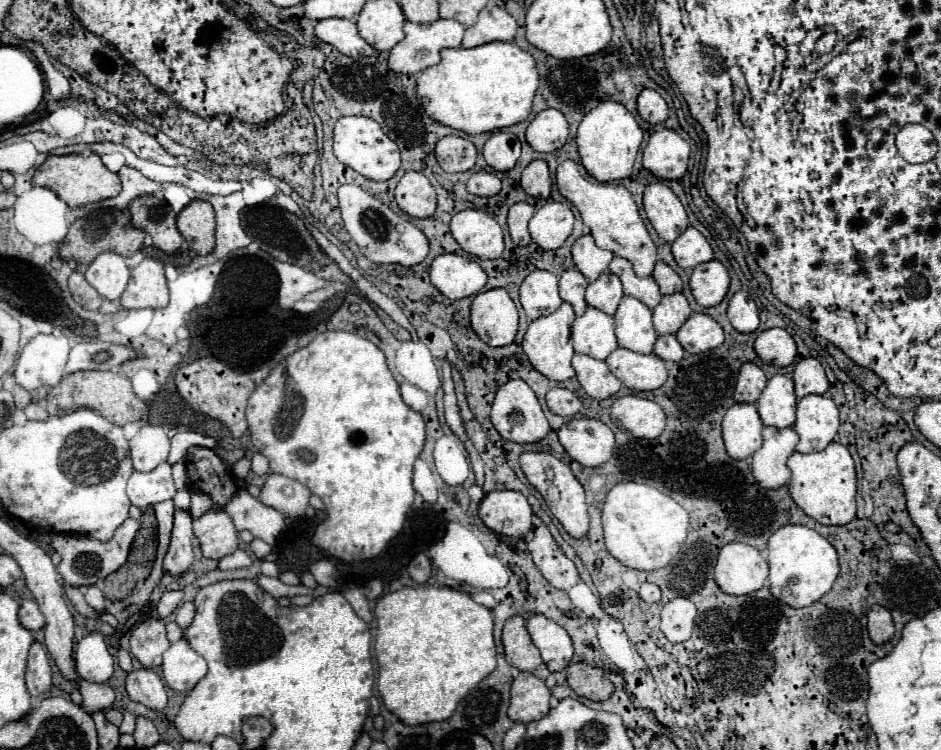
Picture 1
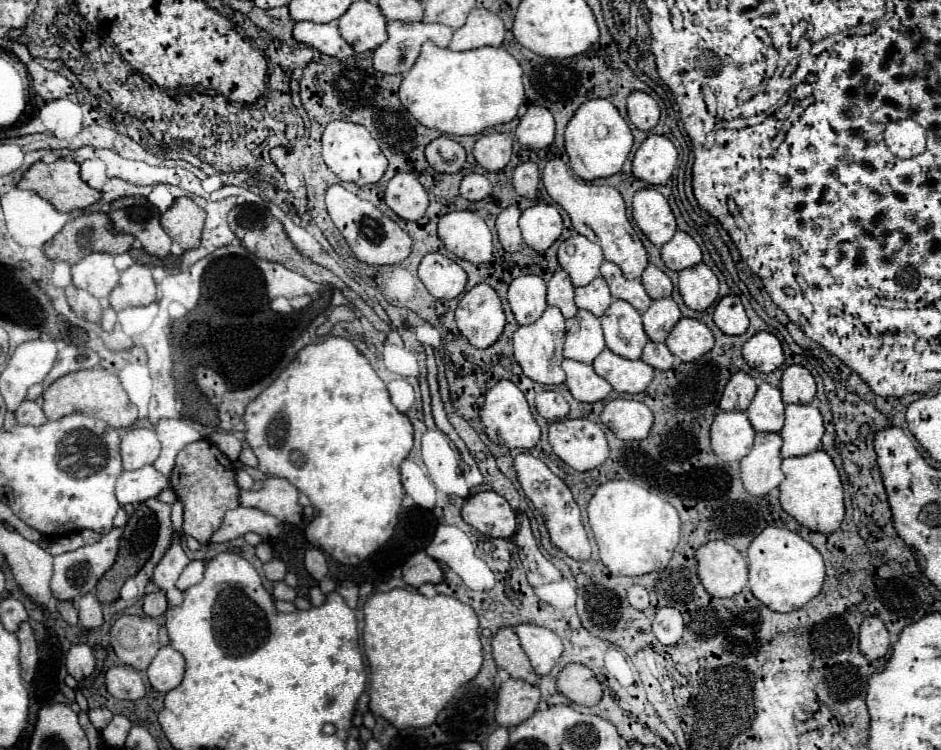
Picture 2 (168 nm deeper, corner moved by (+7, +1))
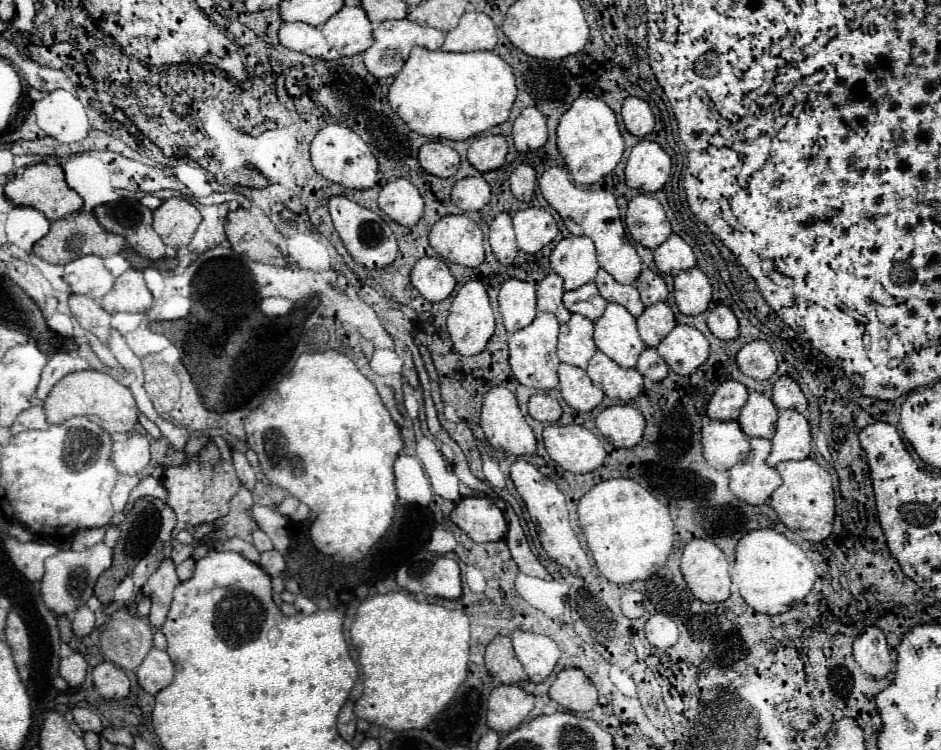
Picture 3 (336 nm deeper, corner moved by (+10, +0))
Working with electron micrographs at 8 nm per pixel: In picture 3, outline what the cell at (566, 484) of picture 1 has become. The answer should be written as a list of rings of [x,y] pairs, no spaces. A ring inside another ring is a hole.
[[[518,458],[514,464],[512,464],[512,470],[510,470],[510,476],[512,476],[512,482],[518,490],[518,494],[522,496],[528,512],[530,512],[531,519],[536,523],[539,540],[544,550],[548,552],[548,556],[552,560],[556,560],[558,564],[566,566],[574,576],[588,576],[590,570],[592,570],[592,564],[586,556],[586,552],[582,550],[572,526],[570,526],[570,520],[568,520],[568,506],[566,506],[566,500],[564,500],[564,494],[556,488],[556,484],[552,480],[548,480],[546,476],[540,474],[540,470],[528,462],[524,462],[522,458]]]

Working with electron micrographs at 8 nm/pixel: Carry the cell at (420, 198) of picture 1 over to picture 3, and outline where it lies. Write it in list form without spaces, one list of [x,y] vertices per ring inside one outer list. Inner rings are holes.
[[[396,178],[382,186],[378,206],[388,218],[402,226],[414,226],[424,212],[424,200],[418,188],[406,178]]]

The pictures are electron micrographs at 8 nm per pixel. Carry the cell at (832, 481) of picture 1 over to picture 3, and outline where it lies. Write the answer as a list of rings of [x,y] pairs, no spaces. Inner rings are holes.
[[[812,458],[798,462],[780,462],[776,470],[782,476],[782,484],[770,496],[770,504],[776,510],[780,522],[794,530],[800,538],[810,542],[822,542],[832,532],[834,522],[834,486],[830,474],[818,466]]]

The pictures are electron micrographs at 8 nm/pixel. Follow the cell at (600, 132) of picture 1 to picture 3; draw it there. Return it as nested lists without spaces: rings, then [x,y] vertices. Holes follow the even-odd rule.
[[[576,98],[572,106],[562,114],[556,136],[558,150],[570,168],[572,180],[584,186],[590,186],[608,176],[618,166],[624,152],[624,138],[620,134],[616,116],[606,106],[606,102],[598,98]]]

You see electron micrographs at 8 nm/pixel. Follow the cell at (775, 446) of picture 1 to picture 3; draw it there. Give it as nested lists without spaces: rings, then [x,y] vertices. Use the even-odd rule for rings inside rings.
[[[752,438],[746,458],[730,468],[730,490],[738,500],[764,504],[770,494],[782,484],[776,468],[770,468],[766,464],[770,450],[770,440]]]

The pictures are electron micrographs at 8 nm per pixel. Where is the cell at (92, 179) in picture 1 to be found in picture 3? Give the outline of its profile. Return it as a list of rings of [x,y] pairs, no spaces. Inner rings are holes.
[[[42,162],[42,164],[28,166],[22,176],[16,176],[4,184],[4,194],[8,196],[8,200],[12,200],[18,206],[30,206],[30,208],[40,210],[52,222],[64,218],[66,214],[74,214],[82,208],[82,198],[74,190],[68,188],[68,184],[64,180],[64,170],[58,164],[50,166],[50,164]]]

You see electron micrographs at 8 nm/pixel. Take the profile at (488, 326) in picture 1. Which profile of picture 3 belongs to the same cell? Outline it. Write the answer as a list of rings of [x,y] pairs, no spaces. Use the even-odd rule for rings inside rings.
[[[470,280],[458,290],[448,314],[448,332],[454,342],[454,348],[464,356],[474,356],[486,348],[486,342],[494,334],[494,312],[482,281]]]

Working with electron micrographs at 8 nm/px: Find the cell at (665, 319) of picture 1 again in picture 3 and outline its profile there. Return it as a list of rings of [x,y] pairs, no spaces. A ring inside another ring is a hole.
[[[666,302],[650,304],[640,316],[638,316],[638,332],[646,346],[656,348],[666,334],[672,332],[676,326],[674,314]]]

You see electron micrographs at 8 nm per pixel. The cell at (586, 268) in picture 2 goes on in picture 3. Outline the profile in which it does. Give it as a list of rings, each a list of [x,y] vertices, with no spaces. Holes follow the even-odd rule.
[[[566,236],[562,238],[552,254],[550,266],[564,280],[564,290],[576,290],[594,280],[598,272],[594,242],[586,236]]]

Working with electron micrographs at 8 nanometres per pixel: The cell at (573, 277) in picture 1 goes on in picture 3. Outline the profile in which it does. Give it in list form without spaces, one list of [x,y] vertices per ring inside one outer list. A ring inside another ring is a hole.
[[[548,274],[536,294],[538,294],[538,310],[540,312],[552,312],[558,322],[568,322],[570,320],[570,312],[566,310],[566,306],[562,304],[562,294],[564,294],[564,280],[558,274]]]

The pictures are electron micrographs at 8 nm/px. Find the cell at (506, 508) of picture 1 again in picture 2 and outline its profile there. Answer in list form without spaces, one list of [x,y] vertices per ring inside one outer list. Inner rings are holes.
[[[483,491],[465,499],[461,509],[463,521],[489,537],[513,537],[517,529],[517,513],[495,491]]]

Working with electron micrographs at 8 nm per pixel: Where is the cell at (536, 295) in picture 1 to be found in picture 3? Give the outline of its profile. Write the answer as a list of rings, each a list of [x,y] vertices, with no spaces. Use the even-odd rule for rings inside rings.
[[[508,280],[498,292],[498,306],[508,332],[526,328],[536,316],[536,288],[524,280]]]

